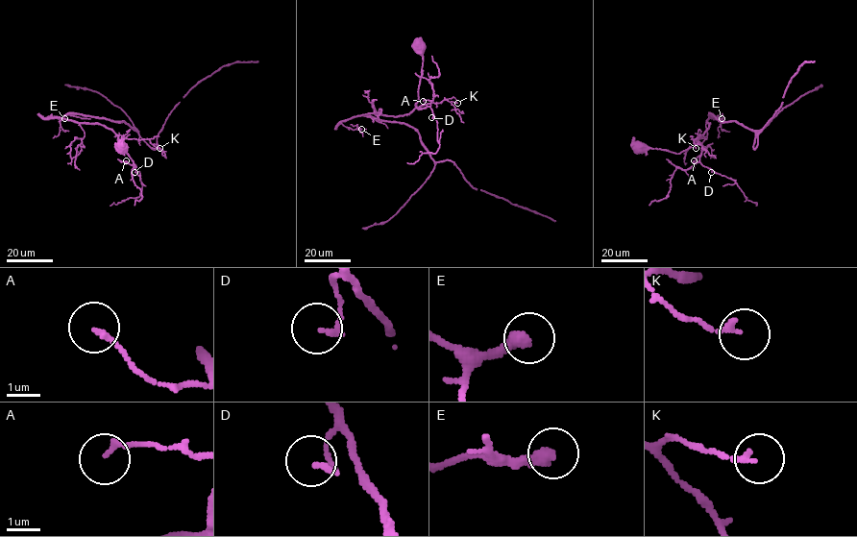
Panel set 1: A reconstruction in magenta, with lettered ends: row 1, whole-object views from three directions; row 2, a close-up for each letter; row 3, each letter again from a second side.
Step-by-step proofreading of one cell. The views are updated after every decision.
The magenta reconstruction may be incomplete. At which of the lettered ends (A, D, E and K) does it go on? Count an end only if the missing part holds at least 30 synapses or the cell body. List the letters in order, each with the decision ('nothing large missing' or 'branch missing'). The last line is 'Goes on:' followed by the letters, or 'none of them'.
A: nothing large missing
D: nothing large missing
E: nothing large missing
K: nothing large missing
Goes on: none of them

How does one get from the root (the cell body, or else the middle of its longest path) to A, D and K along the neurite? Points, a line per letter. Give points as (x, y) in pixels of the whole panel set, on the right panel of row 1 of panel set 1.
A: (639, 148), (680, 154), (698, 142), (701, 155), (694, 164), (694, 160)
D: (639, 148), (680, 154), (698, 142), (701, 145), (699, 162), (711, 172)
K: (639, 148), (680, 154), (694, 145), (699, 134), (693, 139), (696, 148)

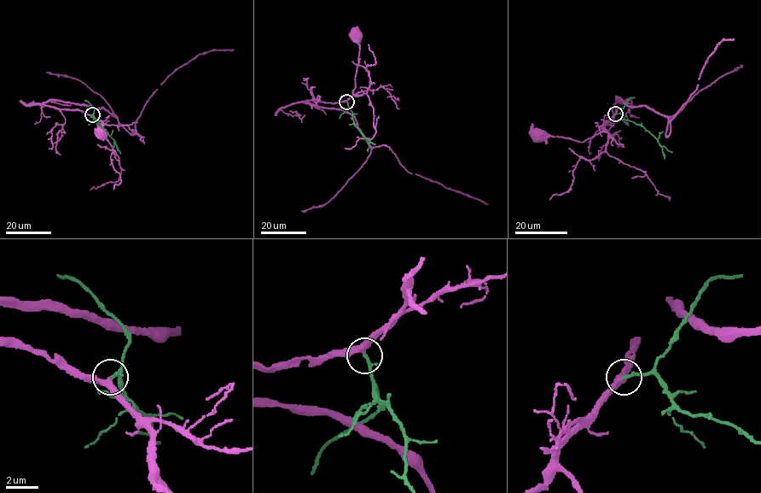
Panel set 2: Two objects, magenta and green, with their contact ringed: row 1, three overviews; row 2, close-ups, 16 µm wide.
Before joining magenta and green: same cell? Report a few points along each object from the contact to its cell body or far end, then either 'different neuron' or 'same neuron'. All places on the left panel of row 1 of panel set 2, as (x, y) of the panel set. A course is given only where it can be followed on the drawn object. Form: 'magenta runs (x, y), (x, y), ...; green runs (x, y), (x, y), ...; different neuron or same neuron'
magenta runs (92, 114), (97, 123), (101, 139), (104, 133), (101, 133); green runs (92, 114), (121, 153); same neuron

